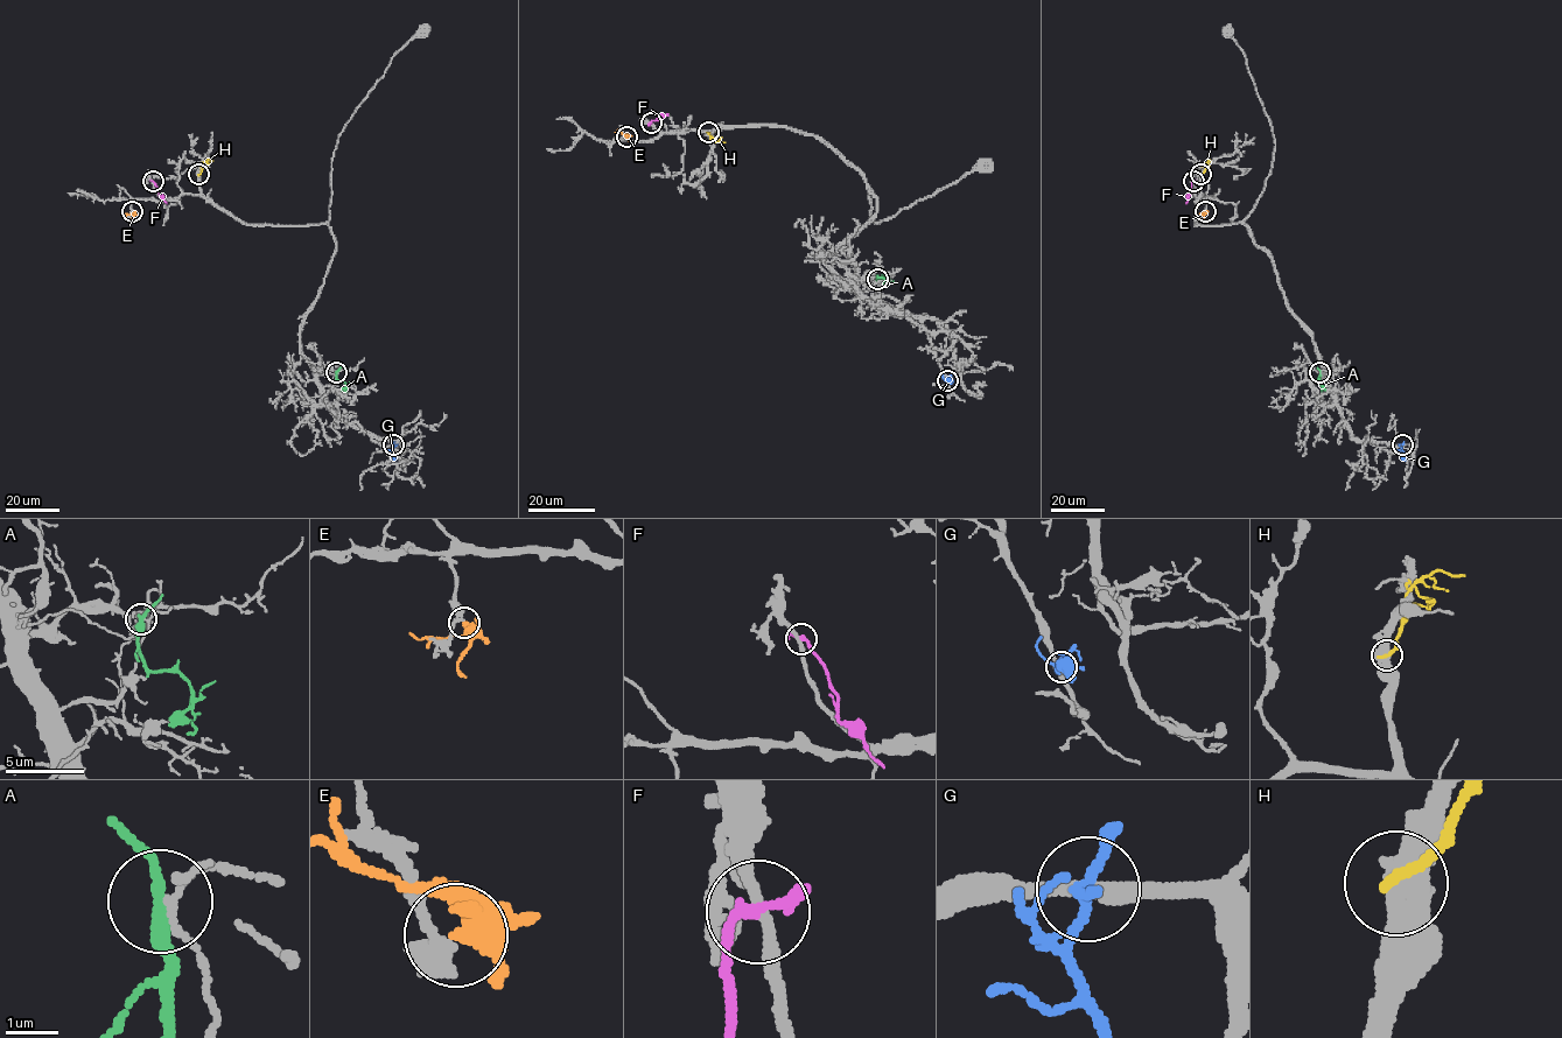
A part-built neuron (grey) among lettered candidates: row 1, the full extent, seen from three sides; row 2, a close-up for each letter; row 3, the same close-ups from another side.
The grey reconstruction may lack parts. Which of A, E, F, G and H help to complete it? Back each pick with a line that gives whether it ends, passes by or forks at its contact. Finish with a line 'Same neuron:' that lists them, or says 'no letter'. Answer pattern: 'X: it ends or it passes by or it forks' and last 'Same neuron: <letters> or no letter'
Same neuron: no letter

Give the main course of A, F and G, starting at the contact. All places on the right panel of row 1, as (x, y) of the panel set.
A: (1319, 371), (1318, 380), (1325, 390)
F: (1193, 181), (1186, 203)
G: (1402, 444), (1406, 460)

